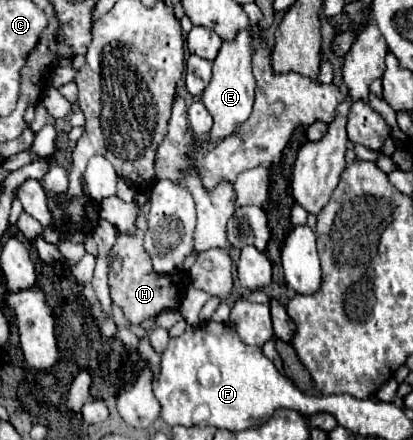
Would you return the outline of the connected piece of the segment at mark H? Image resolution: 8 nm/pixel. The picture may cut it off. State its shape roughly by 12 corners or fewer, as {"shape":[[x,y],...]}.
{"shape":[[147,218],[119,234],[109,274],[111,300],[133,324],[177,310],[185,270],[159,274],[145,252]]}

